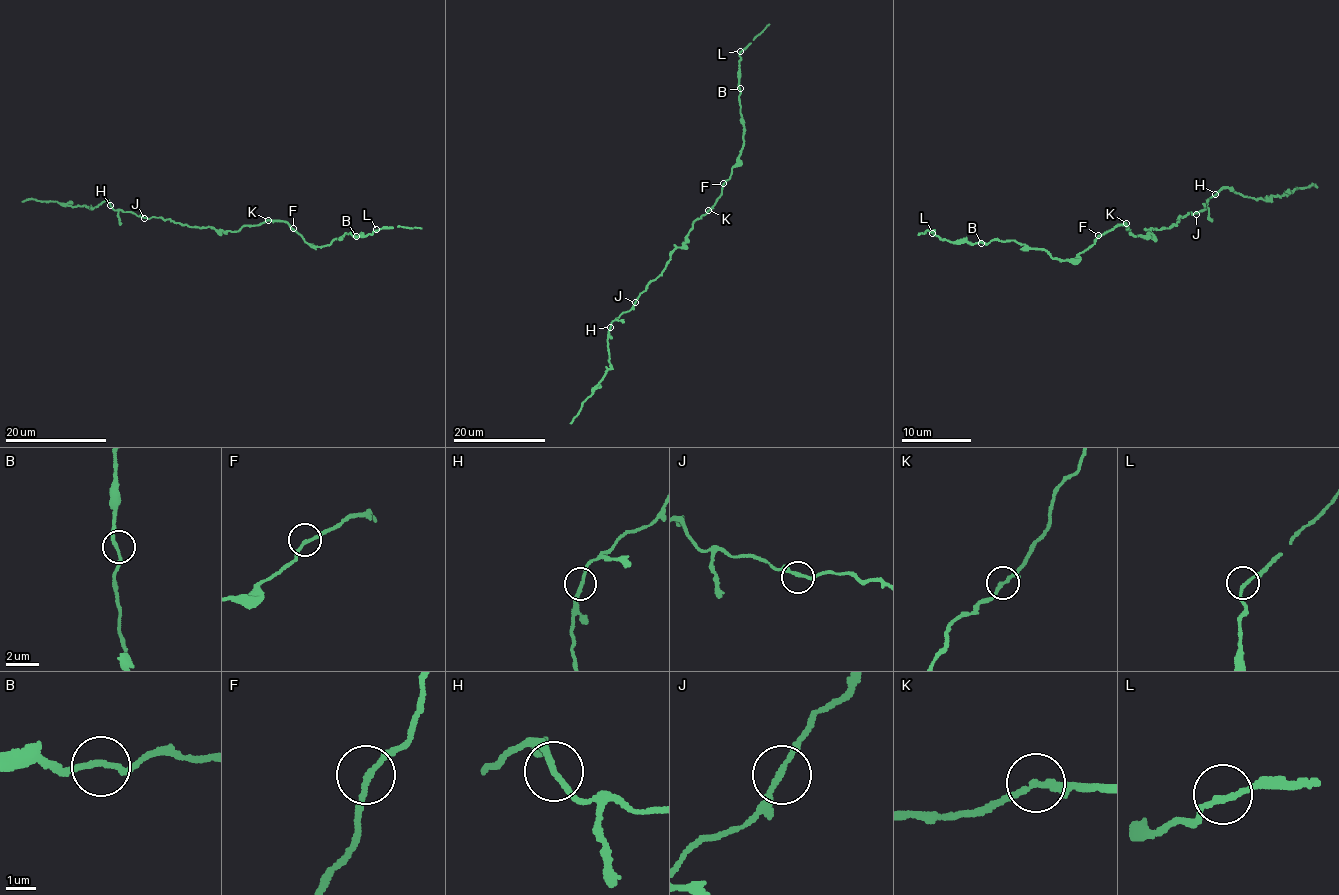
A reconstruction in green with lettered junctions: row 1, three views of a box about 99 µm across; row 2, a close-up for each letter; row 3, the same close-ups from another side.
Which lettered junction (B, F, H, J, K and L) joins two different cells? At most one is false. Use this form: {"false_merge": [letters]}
{"false_merge": []}

